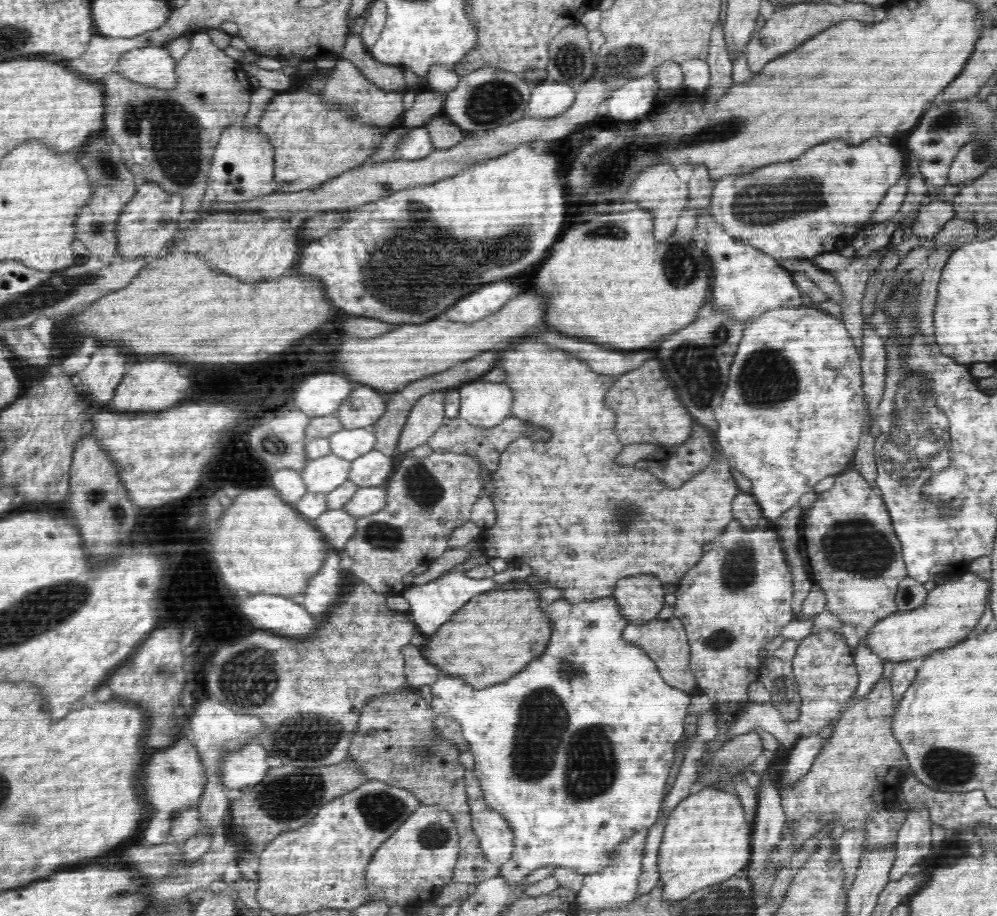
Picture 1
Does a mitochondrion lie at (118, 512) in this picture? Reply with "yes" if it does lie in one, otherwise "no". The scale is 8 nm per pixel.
yes

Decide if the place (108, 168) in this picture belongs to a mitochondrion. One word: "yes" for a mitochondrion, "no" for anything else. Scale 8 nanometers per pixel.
yes

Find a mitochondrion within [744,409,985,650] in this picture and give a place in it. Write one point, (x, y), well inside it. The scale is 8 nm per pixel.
(857, 547)

